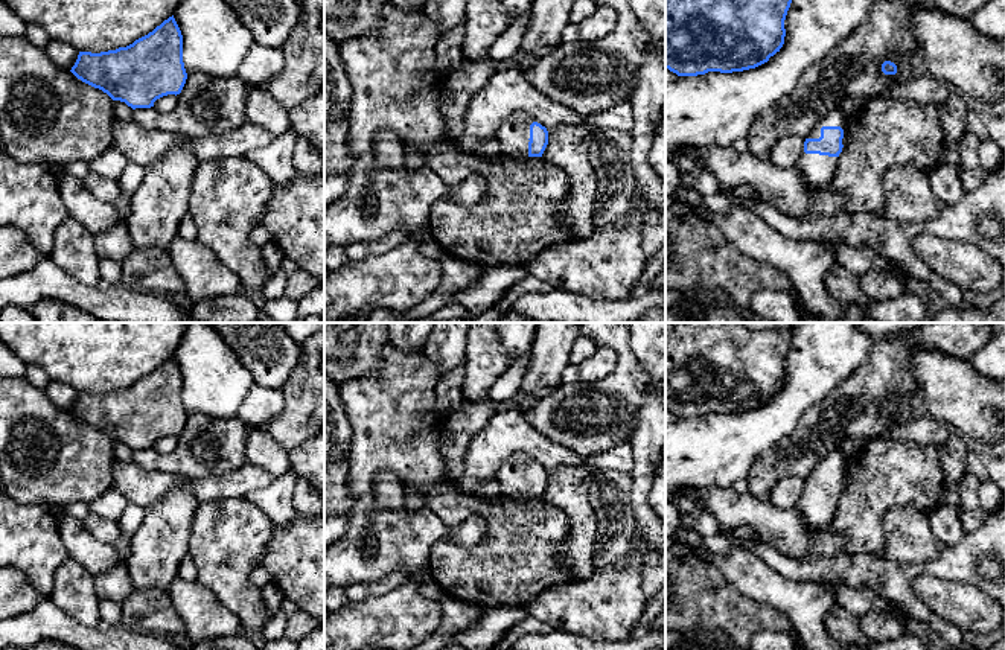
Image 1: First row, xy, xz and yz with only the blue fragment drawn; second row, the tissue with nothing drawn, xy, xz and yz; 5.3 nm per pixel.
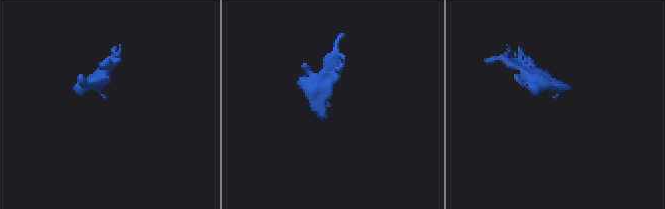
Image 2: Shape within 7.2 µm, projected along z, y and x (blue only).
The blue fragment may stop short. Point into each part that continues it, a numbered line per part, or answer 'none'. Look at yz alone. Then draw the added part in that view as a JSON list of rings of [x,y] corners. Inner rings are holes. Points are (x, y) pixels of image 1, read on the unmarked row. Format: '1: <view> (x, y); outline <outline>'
1: yz (836, 458); outline [[[831,451],[828,455],[825,455],[818,466],[813,469],[813,472],[807,476],[807,480],[819,480],[821,478],[821,469],[822,467],[841,467],[845,473],[847,467],[847,455],[842,451]]]

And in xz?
1: xz (513, 475); outline [[[513,454],[496,472],[501,496],[525,499],[528,498],[530,466],[536,463],[531,457]]]

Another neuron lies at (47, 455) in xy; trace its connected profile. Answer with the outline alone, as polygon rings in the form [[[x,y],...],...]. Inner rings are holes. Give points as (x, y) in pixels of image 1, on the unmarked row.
[[[24,376],[0,379],[0,476],[8,495],[18,504],[49,504],[55,511],[62,511],[72,502],[93,502],[113,487],[113,446],[107,434],[58,409],[46,388],[32,385]]]

